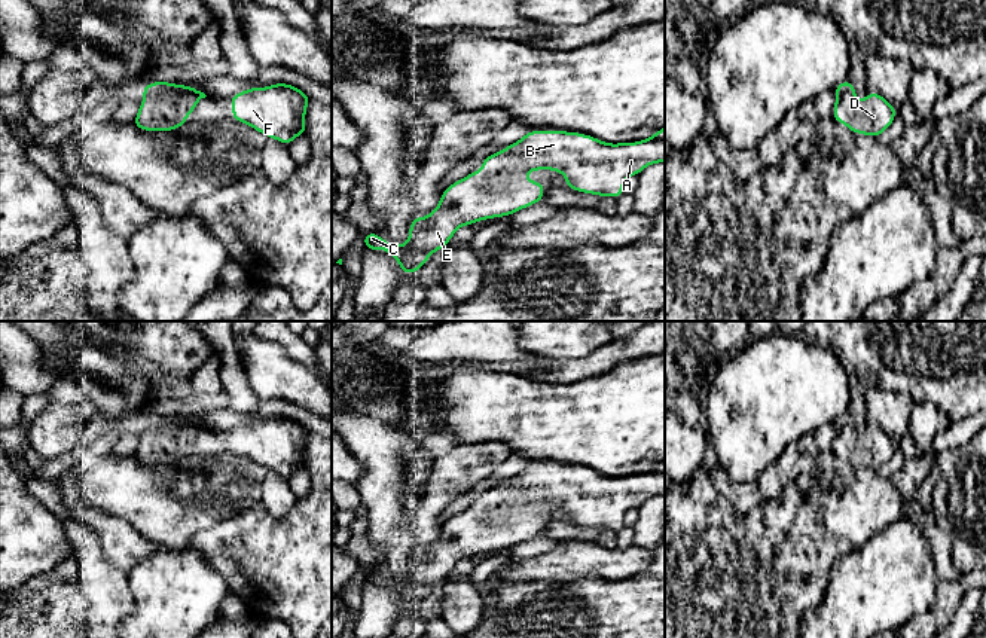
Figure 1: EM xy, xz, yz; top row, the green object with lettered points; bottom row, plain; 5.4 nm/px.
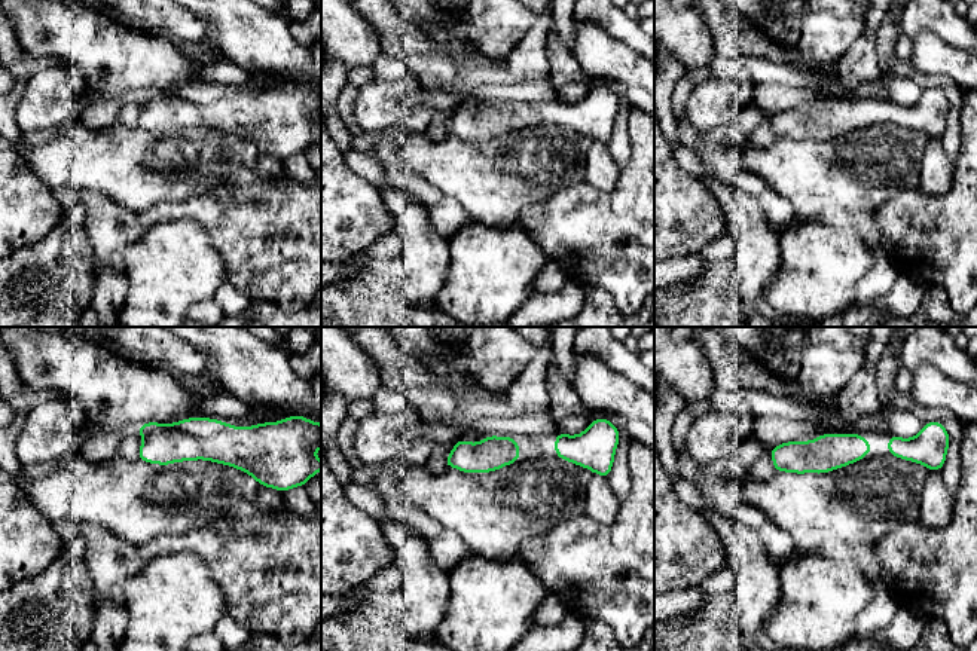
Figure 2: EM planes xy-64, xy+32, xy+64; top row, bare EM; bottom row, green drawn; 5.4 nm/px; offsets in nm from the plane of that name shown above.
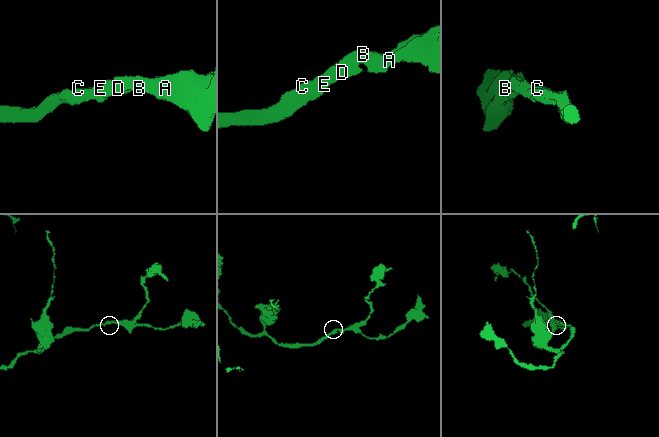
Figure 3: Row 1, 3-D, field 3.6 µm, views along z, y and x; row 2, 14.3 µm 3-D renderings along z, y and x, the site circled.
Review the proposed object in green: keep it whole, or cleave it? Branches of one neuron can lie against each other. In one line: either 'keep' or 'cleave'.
keep

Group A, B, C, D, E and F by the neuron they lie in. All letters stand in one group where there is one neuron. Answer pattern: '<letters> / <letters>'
A B C D E F

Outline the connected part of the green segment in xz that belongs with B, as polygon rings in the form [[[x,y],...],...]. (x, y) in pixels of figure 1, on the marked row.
[[[665,126],[650,138],[635,143],[604,143],[581,132],[528,131],[521,140],[498,153],[486,156],[480,167],[467,177],[452,183],[442,192],[439,205],[427,217],[415,216],[409,226],[406,244],[388,244],[375,232],[363,233],[366,250],[385,250],[393,256],[405,275],[415,274],[428,257],[451,241],[458,228],[494,217],[504,217],[522,208],[541,202],[544,184],[522,178],[523,173],[553,170],[565,174],[565,186],[583,193],[620,198],[623,183],[631,175],[638,175],[645,167],[665,162]]]

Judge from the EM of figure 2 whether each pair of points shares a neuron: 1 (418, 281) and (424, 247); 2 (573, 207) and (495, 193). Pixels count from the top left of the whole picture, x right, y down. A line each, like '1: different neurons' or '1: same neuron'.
1: same neuron
2: different neurons

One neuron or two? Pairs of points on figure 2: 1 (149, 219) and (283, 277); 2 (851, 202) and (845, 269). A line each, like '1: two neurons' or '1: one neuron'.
1: one neuron
2: two neurons

